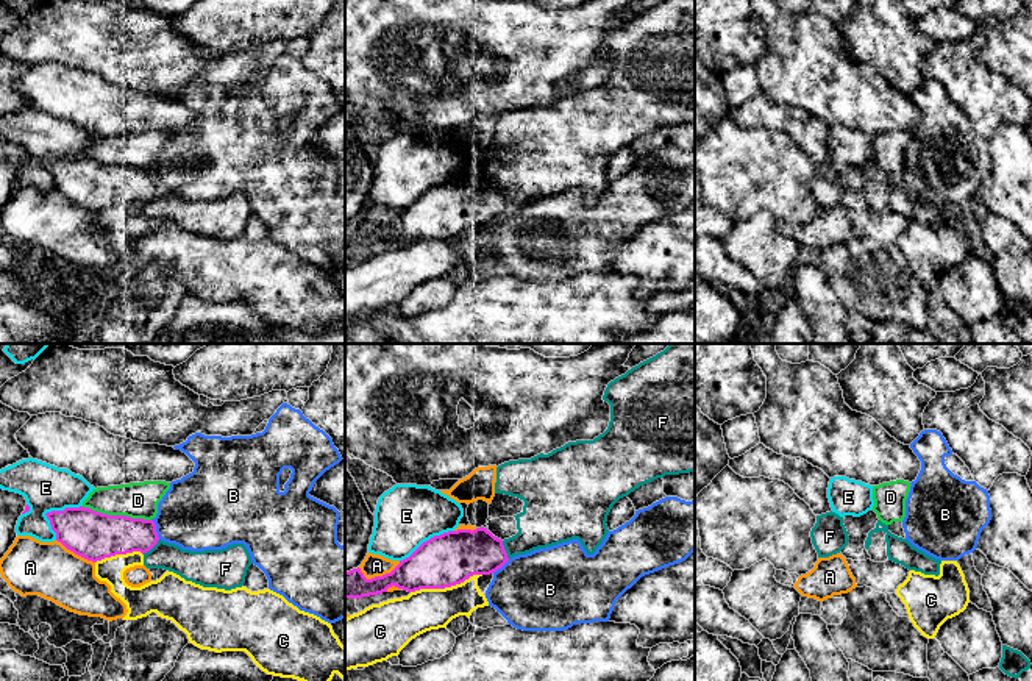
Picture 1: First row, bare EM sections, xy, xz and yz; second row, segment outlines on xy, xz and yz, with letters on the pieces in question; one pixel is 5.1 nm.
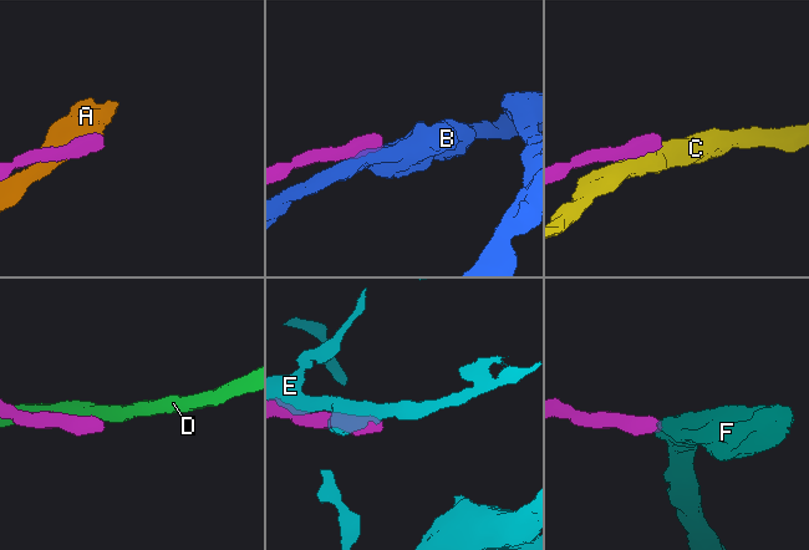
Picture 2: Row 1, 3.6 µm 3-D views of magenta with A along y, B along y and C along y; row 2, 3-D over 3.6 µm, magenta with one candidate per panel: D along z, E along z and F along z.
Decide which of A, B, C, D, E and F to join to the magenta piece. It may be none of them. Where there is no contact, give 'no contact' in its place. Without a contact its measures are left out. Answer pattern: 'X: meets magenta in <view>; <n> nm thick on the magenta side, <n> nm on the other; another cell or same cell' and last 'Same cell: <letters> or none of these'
A: meets magenta in xz; 200 nm thick on the magenta side, 110 nm on the other; another cell
B: meets magenta in xy; 200 nm thick on the magenta side, 400 nm on the other; another cell
C: meets magenta in xz; 260 nm thick on the magenta side, 220 nm on the other; another cell
D: meets magenta in xy; 260 nm thick on the magenta side, 190 nm on the other; another cell
E: meets magenta in xy; 240 nm thick on the magenta side, 240 nm on the other; another cell
F: meets magenta in xy; 220 nm thick on the magenta side, 160 nm on the other; another cell
Same cell: none of these

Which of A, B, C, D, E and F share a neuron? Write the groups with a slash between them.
A / B / C / D / E / F

